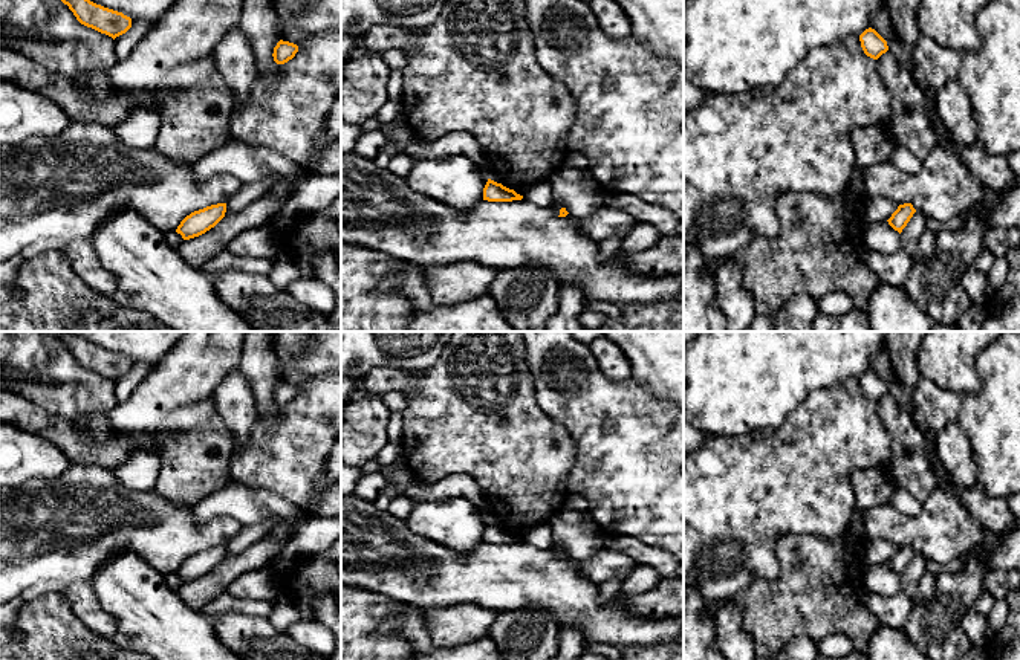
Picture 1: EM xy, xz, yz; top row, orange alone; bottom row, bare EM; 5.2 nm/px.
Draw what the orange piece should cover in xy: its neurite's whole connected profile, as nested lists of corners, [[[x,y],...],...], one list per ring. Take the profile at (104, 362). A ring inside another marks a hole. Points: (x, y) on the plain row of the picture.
[[[64,332],[60,342],[69,348],[76,362],[113,382],[132,370],[132,361],[122,354],[104,350],[86,341],[84,338]]]

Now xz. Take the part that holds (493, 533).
[[[488,521],[483,530],[483,542],[488,542],[488,544],[512,544],[512,542],[521,542],[521,541],[523,538],[517,536],[514,532],[509,532],[491,521]]]

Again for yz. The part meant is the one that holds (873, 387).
[[[872,370],[859,377],[859,383],[864,396],[873,402],[878,402],[888,393],[887,383]]]

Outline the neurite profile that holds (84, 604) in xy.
[[[78,582],[58,588],[72,607],[72,613],[93,634],[112,639],[116,632],[116,619],[102,608],[89,582]]]

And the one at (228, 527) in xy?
[[[70,463],[69,469],[54,480],[29,480],[20,487],[0,487],[0,603],[40,584],[64,588],[89,582],[115,555],[135,553],[162,576],[174,574],[180,564],[194,553],[217,545],[228,545],[243,524],[219,515],[197,521],[194,507],[177,506],[150,490],[133,490],[124,486],[115,472],[101,466]]]

